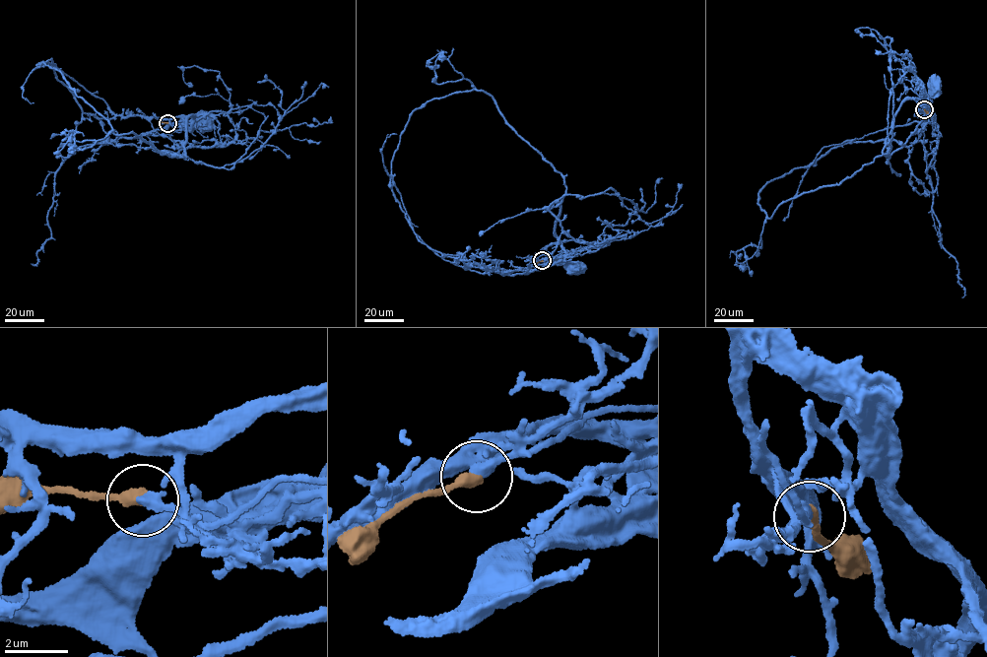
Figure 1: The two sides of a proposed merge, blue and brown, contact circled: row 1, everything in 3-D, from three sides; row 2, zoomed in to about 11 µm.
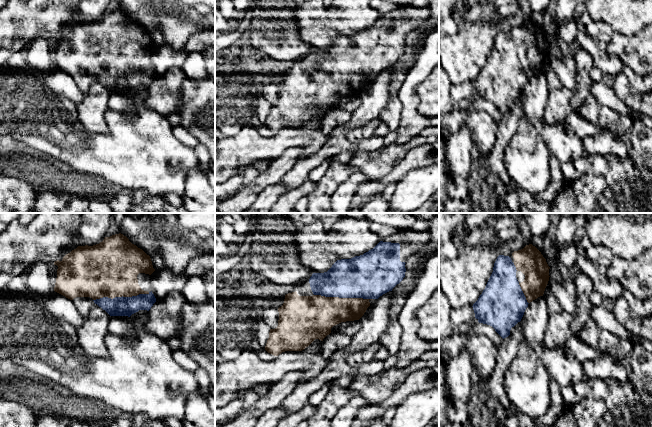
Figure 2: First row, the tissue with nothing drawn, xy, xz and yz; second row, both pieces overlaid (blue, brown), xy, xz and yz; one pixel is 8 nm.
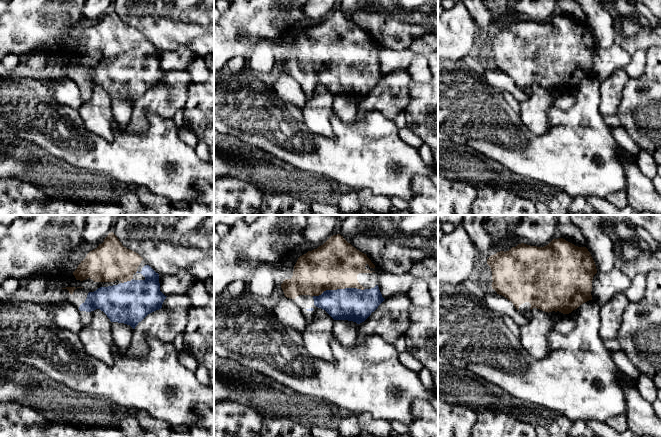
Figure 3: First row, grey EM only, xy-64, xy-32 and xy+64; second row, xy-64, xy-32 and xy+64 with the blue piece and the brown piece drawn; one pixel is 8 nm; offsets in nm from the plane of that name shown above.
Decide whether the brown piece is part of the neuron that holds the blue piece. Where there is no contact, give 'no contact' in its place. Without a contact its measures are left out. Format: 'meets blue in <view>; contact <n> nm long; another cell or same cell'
meets blue in xz; contact 480 nm long; same cell

